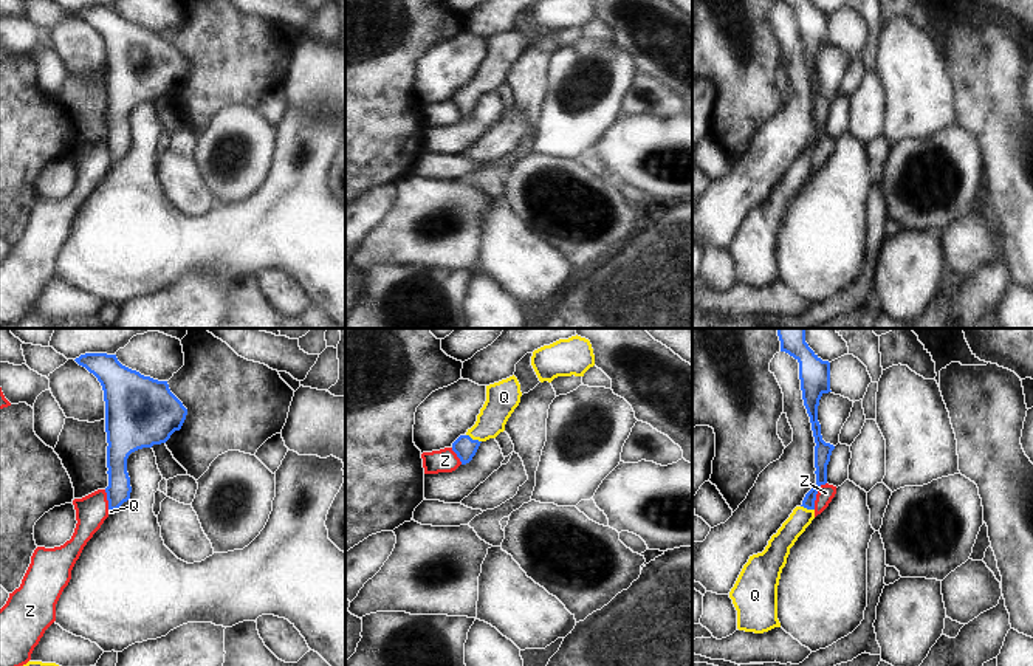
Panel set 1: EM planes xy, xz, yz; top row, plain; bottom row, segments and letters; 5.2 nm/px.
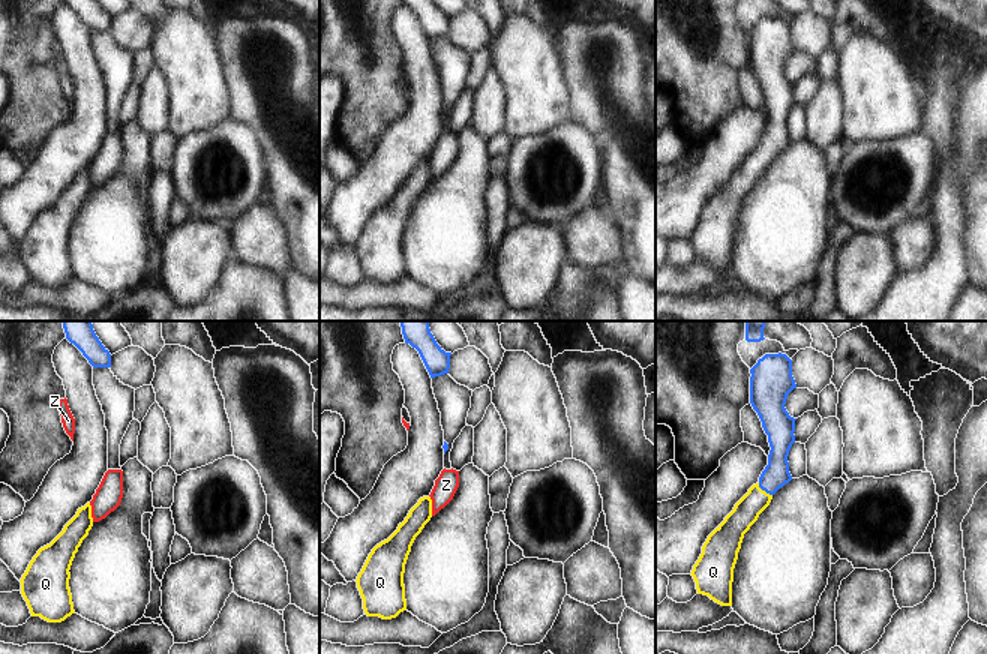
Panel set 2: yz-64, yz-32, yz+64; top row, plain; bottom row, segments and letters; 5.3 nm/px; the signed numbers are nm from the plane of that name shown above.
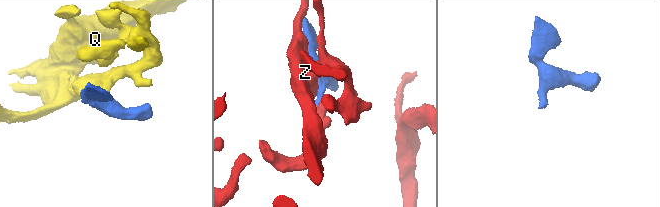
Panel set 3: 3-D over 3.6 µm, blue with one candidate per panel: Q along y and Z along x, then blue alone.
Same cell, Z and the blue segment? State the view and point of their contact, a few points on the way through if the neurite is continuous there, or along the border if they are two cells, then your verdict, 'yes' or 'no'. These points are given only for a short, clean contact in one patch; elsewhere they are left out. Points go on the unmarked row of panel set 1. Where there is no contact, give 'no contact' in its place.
contact yz (816, 146); border yz (826, 135), (818, 143), (813, 161); no

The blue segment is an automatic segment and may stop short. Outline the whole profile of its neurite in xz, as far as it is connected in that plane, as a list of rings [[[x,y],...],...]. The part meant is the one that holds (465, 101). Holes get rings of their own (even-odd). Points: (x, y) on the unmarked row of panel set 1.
[[[513,28],[486,39],[486,54],[477,68],[475,77],[452,96],[452,104],[466,118],[475,108],[482,94],[496,91],[505,84],[505,77],[520,56],[520,37]]]

